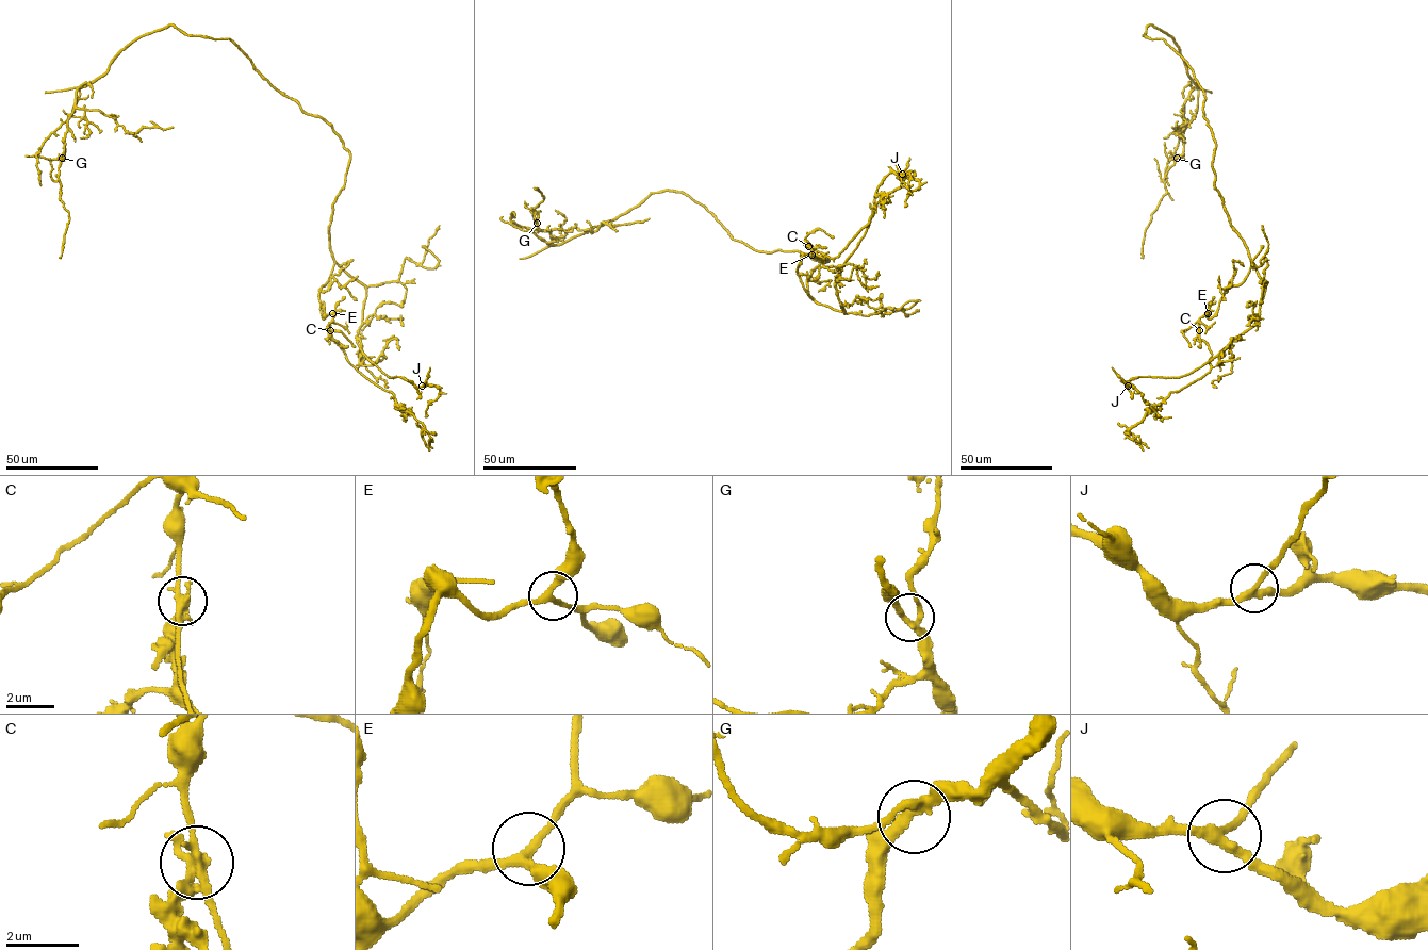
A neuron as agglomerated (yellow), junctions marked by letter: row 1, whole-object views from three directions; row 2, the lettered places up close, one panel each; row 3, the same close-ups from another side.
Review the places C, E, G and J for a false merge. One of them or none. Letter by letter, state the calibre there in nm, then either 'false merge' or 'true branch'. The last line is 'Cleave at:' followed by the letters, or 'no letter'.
C: 280 nm thick; false merge
E: 240 nm thick; true branch
G: 260 nm thick; true branch
J: 260 nm thick; true branch
Cleave at: C

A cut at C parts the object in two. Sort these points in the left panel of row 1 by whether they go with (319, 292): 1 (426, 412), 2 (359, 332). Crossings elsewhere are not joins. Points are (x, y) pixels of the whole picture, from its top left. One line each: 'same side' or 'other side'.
1: same side
2: same side

